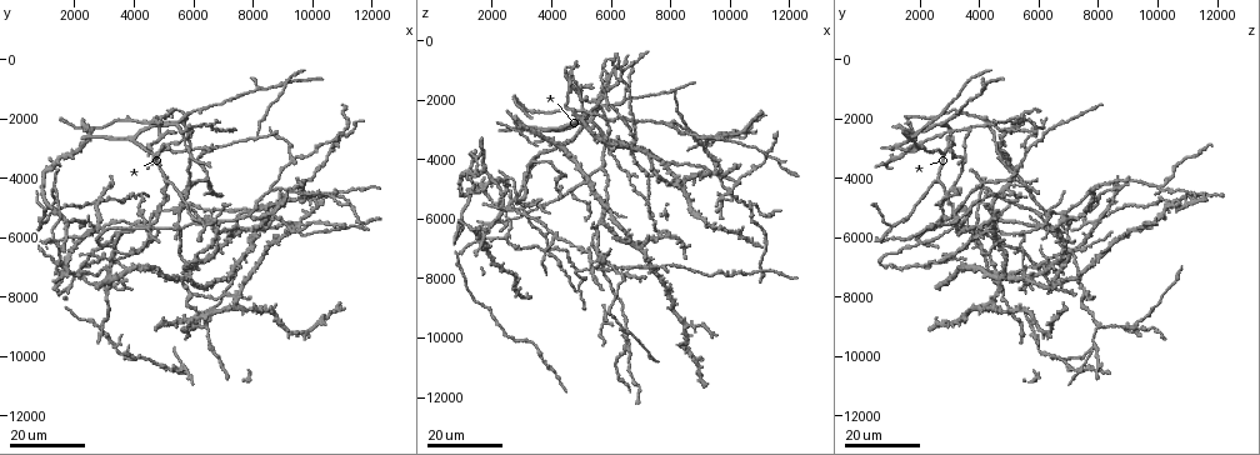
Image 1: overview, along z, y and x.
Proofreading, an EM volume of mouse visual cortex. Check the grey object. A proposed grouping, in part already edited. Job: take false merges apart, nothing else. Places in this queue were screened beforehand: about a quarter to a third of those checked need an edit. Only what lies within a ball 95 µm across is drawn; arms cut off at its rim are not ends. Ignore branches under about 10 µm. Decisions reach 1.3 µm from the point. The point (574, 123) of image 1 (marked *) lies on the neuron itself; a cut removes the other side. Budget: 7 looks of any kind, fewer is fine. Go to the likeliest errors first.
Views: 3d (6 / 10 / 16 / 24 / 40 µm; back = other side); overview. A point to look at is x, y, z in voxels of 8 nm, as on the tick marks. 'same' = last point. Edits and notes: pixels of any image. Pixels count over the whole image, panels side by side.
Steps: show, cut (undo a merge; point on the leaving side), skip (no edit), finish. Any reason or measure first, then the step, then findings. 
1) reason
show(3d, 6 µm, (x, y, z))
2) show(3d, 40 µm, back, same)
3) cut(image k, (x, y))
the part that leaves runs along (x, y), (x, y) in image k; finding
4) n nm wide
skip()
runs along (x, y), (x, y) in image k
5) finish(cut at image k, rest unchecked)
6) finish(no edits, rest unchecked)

thin arm on a thick one
show(3d, 16 µm, (8100, 2600, 1700))

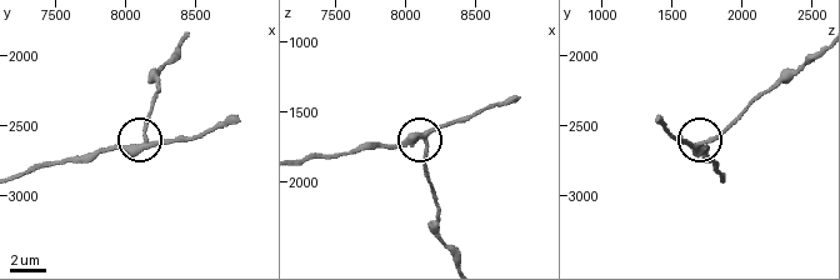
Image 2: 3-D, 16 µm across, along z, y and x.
show(3d, 6 µm, (8140, 2620, 1680))

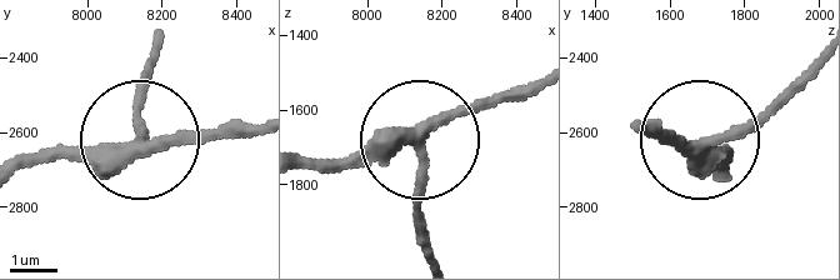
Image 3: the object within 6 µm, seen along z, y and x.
270 nm wide
skip()
all the same neuron

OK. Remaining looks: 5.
thin arm on a thick one
show(3d, 16 µm, (9300, 3400, 3500))

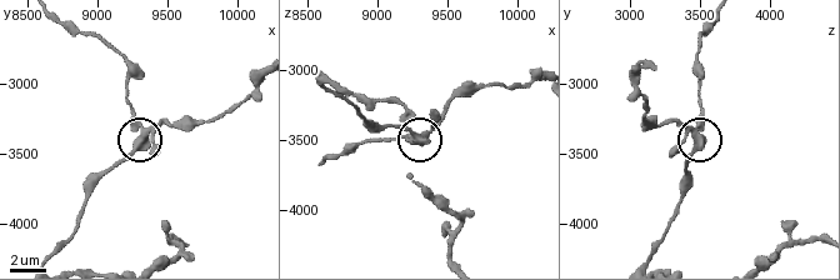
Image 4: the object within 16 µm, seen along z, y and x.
show(3d, 6 µm, (9360, 3340, 3460))

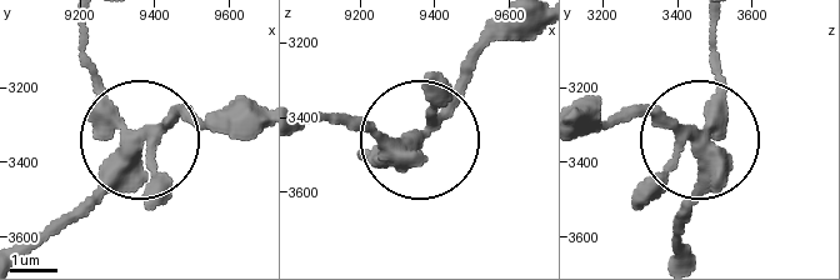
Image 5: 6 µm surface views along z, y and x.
4 arms
skip()
runs along (30, 248), (130, 140), (83, 49) in image 5; continuous, no second neuron

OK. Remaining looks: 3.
show(3d, 24 µm, (10100, 3100, 3100))

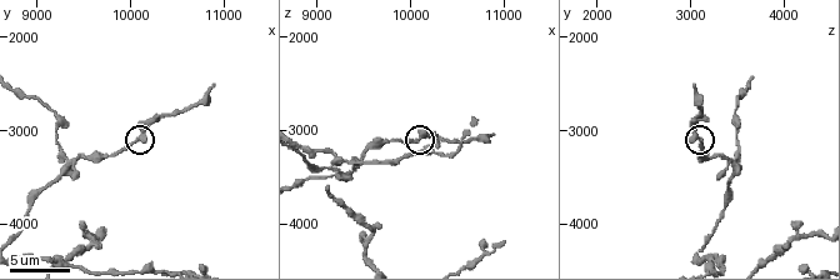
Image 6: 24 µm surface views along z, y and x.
show(3d, 10 µm, (10050, 3100, 3100))

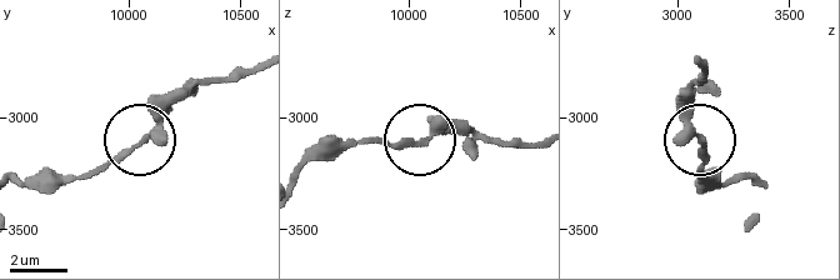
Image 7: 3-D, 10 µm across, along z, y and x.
show(3d, 10 µm, back, (10060, 3090, 3110))

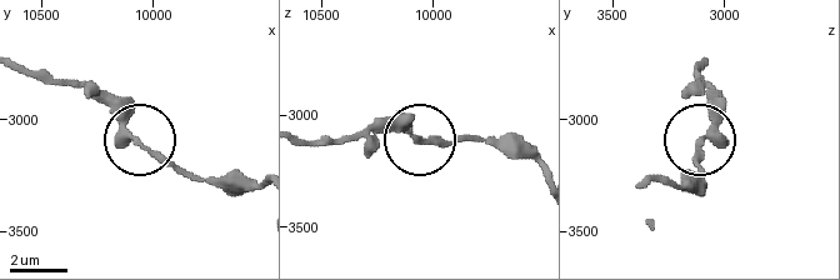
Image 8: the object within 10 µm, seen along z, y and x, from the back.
skip()
runs along (534, 158), (484, 141), (426, 141), (398, 126), (371, 126) in image 8; all the same neuron

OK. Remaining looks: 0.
finish(no edits, rest unchecked)

